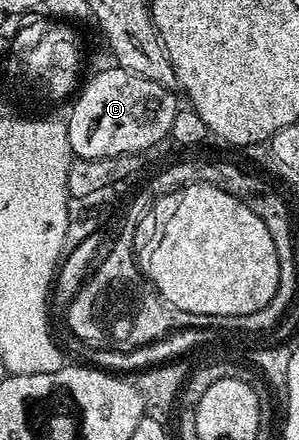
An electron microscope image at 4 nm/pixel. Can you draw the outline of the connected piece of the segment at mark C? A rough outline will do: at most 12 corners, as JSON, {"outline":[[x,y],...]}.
{"outline":[[112,66],[69,112],[78,160],[145,154],[178,93]]}

